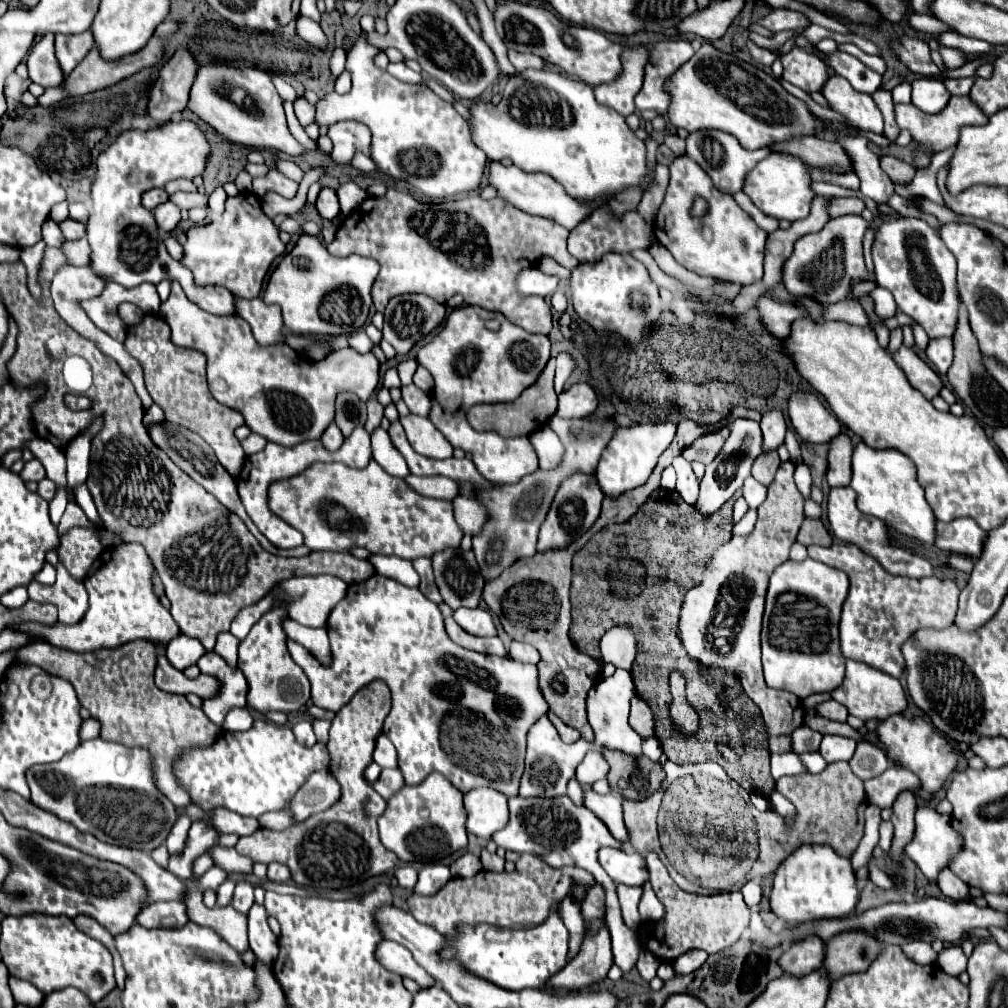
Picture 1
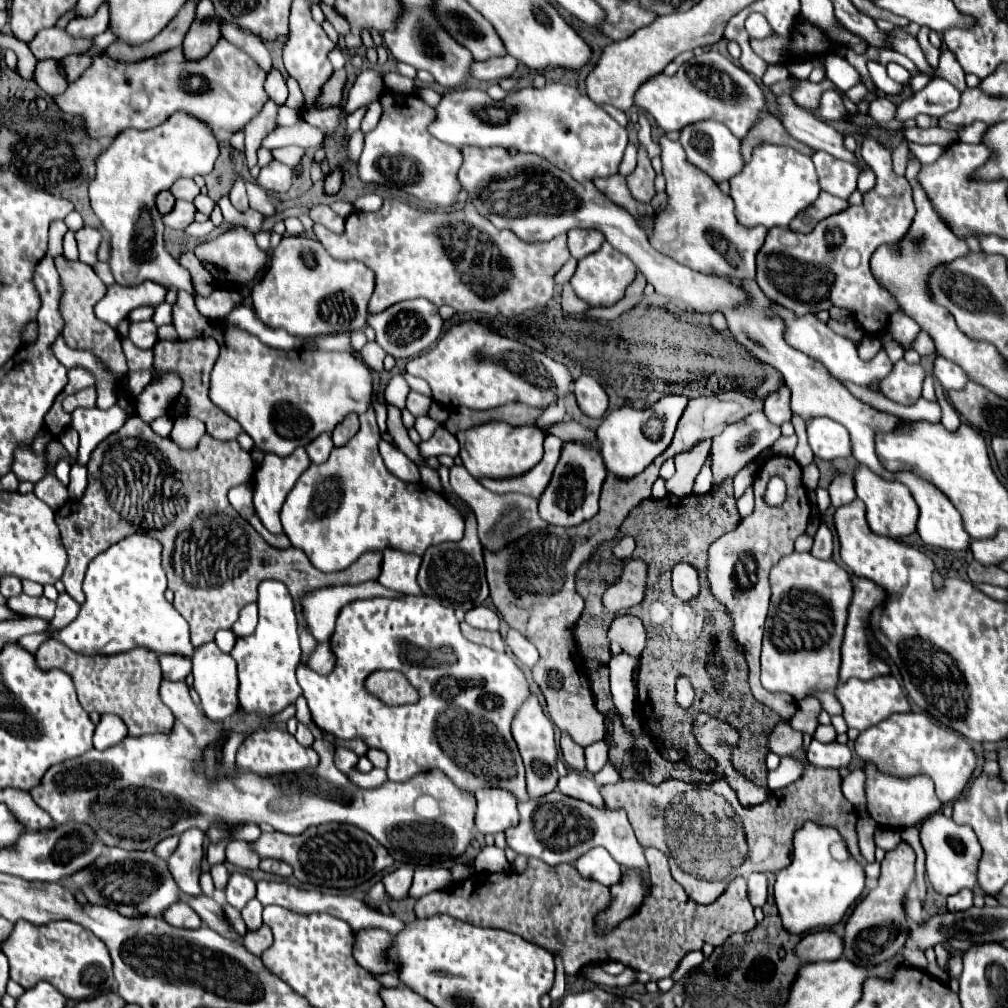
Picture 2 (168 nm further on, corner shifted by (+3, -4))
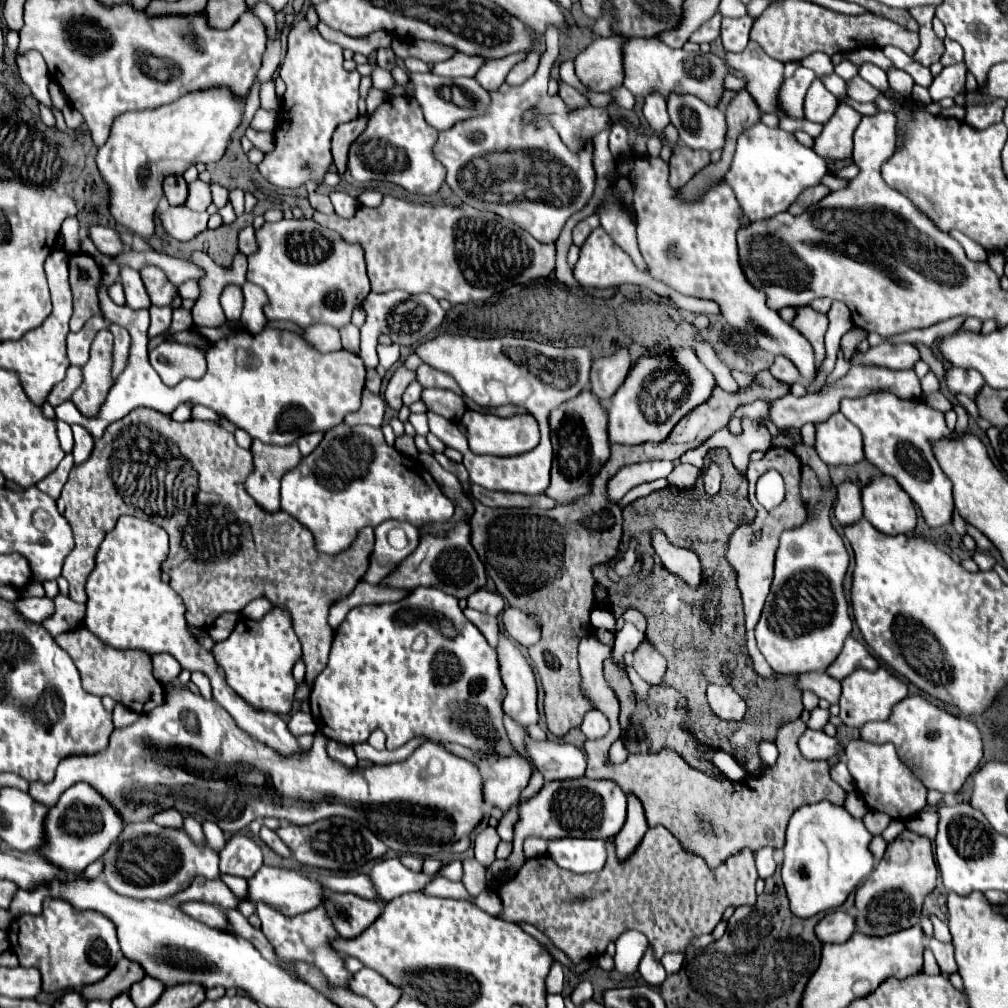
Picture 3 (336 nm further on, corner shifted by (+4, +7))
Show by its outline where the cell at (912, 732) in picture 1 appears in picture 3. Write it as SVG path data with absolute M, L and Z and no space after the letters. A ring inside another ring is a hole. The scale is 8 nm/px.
M907 696L895 704L891 716L883 722L869 722L861 730L861 740L871 744L891 742L897 748L899 758L927 784L931 790L943 794L957 792L965 784L967 776L979 766L983 758L981 734L971 720L957 718L937 706L933 706L923 696Z

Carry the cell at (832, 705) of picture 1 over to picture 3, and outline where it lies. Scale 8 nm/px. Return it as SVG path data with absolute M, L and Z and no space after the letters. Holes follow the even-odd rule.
M805 672L797 676L797 688L801 692L809 690L815 692L817 698L827 700L829 704L837 704L839 696L841 696L841 682L831 678L825 672Z

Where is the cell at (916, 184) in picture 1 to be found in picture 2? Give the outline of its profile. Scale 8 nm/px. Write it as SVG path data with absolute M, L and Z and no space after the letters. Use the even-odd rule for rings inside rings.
M864 169L860 179L858 179L858 189L862 193L866 193L866 191L870 191L874 187L874 183L876 183L876 175L872 173L872 169Z

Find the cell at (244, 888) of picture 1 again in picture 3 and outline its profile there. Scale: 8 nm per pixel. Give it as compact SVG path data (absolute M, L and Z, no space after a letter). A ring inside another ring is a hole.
M235 834L219 854L221 858L221 872L229 876L239 876L239 878L253 878L255 872L263 864L263 854L257 844L257 840L249 836Z

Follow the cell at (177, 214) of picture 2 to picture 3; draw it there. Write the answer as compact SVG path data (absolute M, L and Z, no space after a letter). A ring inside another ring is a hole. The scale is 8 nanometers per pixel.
M195 180L189 184L189 194L185 200L185 206L191 210L199 210L203 212L207 206L211 204L211 192L209 192L209 184Z

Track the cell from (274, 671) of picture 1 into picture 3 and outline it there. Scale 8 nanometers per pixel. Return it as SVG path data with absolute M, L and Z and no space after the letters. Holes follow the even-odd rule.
M273 606L261 620L241 618L231 638L213 646L213 656L225 670L227 684L249 704L275 714L287 714L291 710L297 688L291 670L301 658L301 642L293 630L291 614L285 608Z

